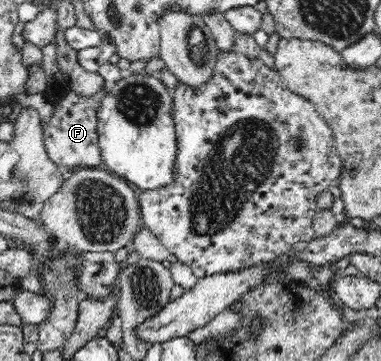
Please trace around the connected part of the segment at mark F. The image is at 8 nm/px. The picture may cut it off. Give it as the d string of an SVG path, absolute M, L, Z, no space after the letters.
M68 83L58 84L51 90L49 101L52 104L52 117L48 122L42 120L43 139L47 156L60 169L67 167L99 168L103 167L98 133L98 112L106 91L104 86L89 96L71 90Z

